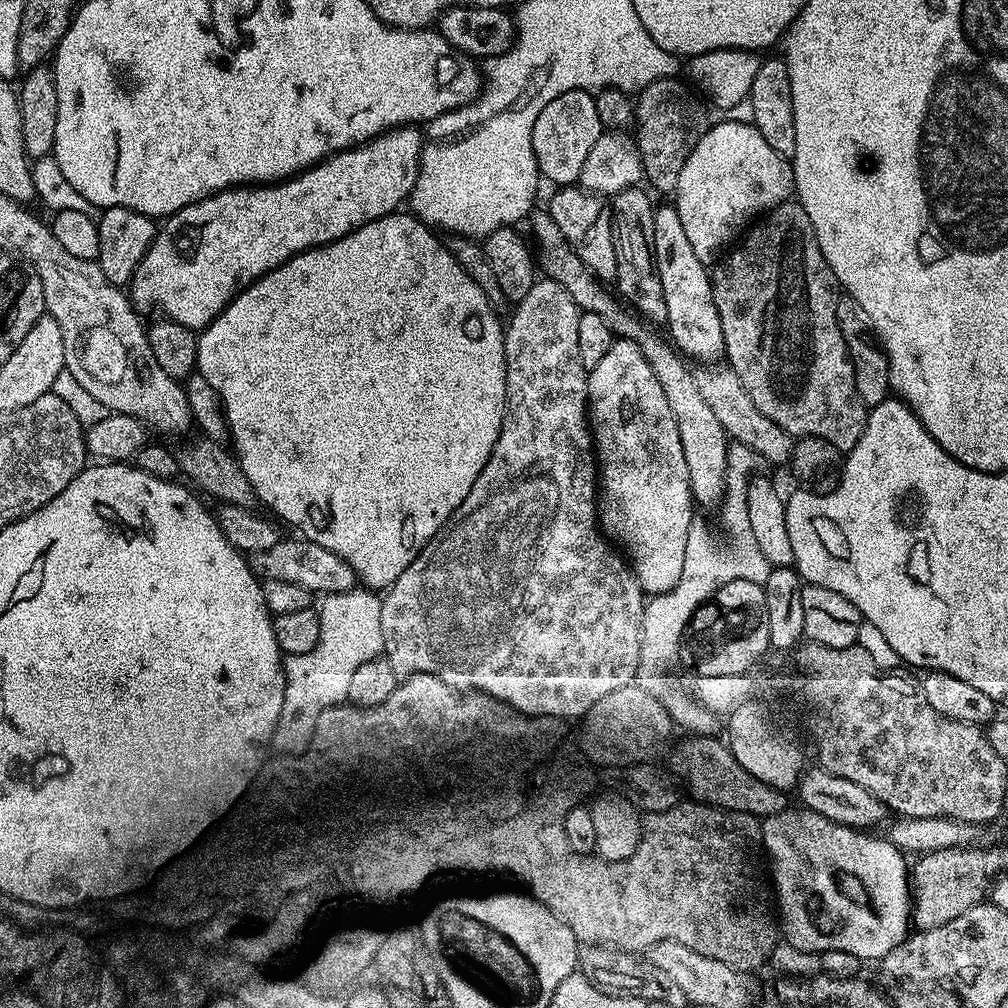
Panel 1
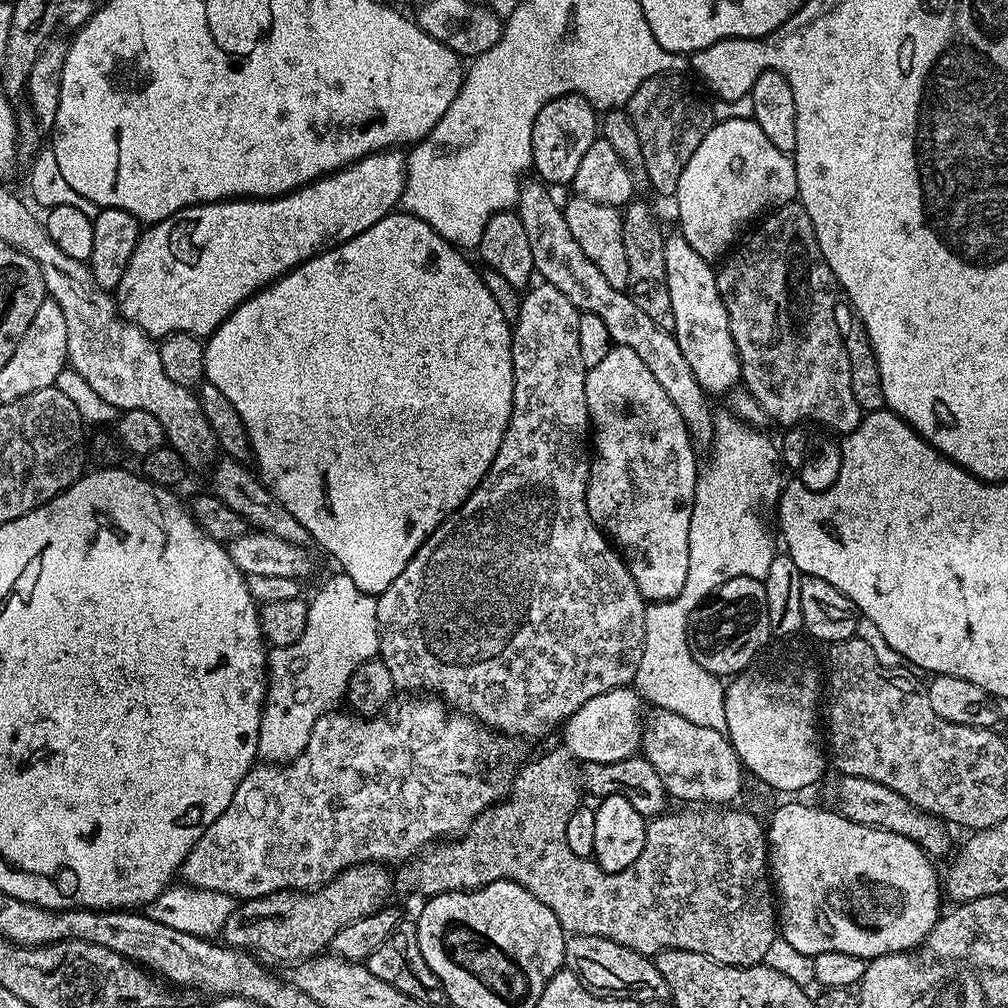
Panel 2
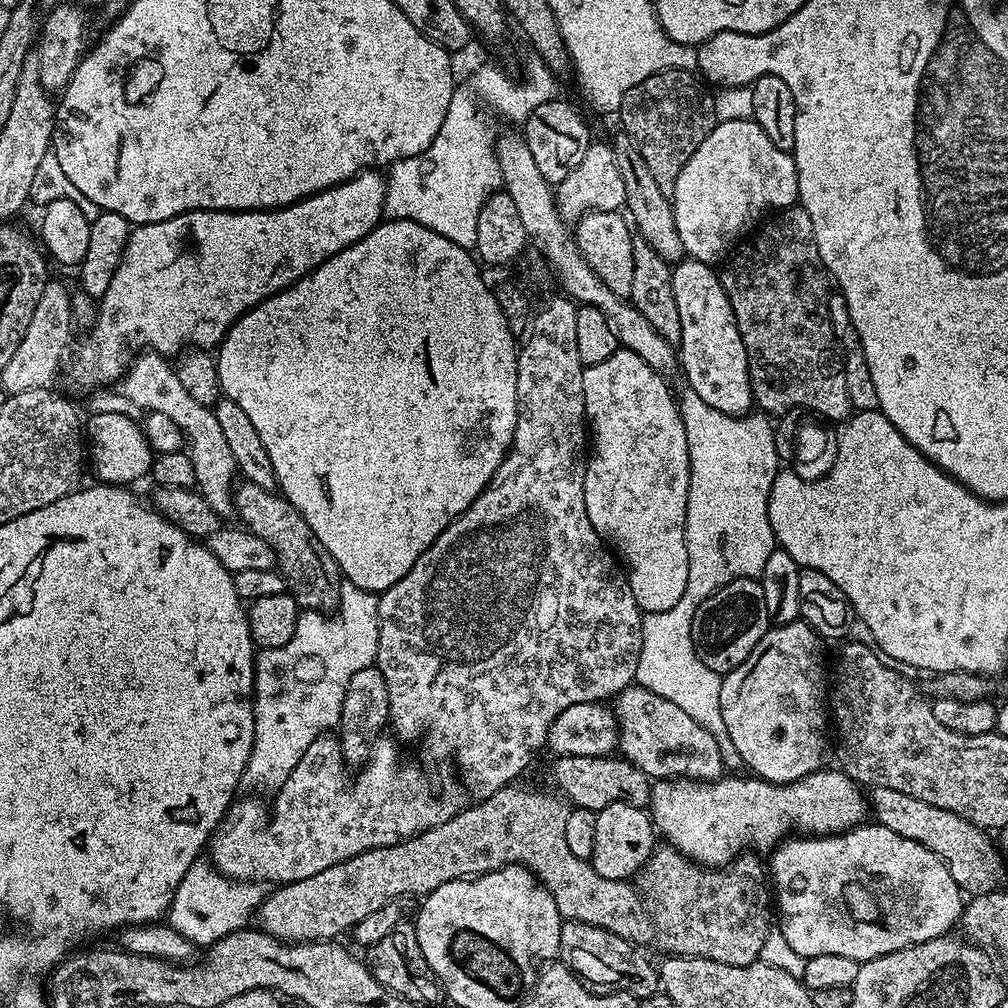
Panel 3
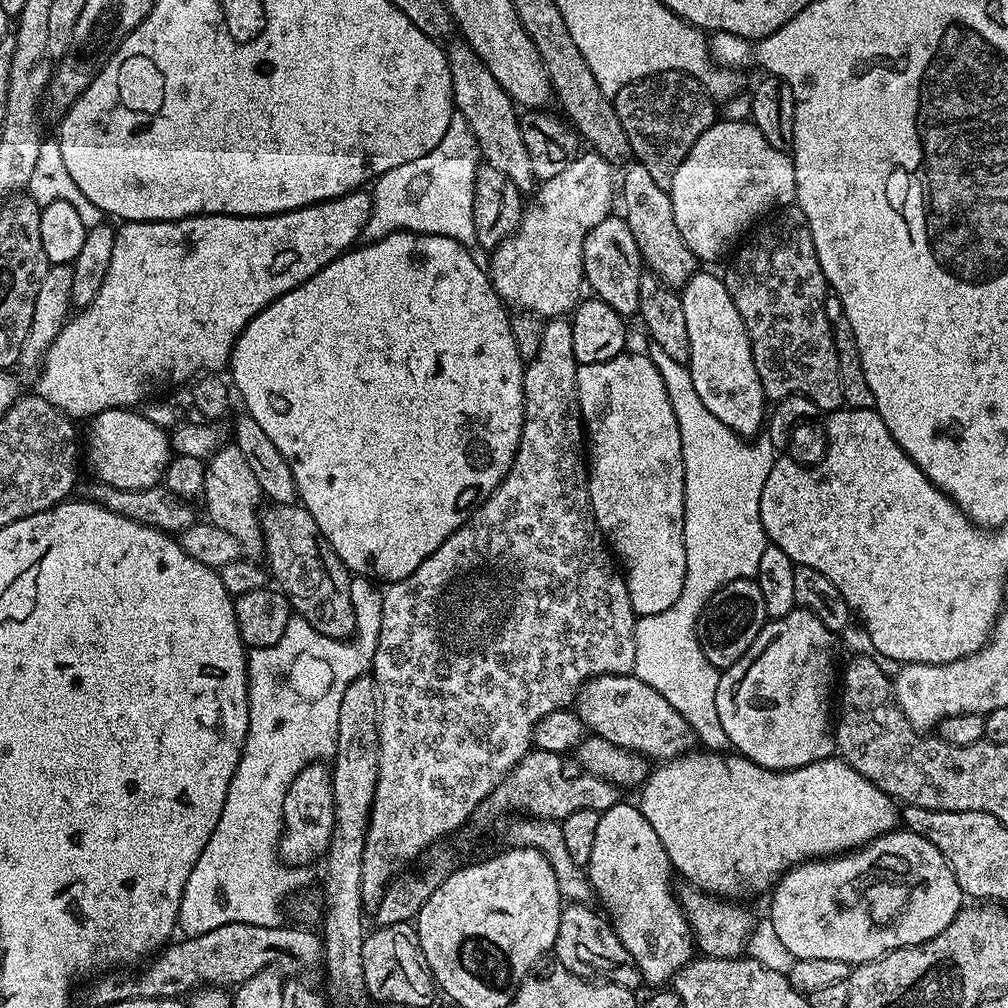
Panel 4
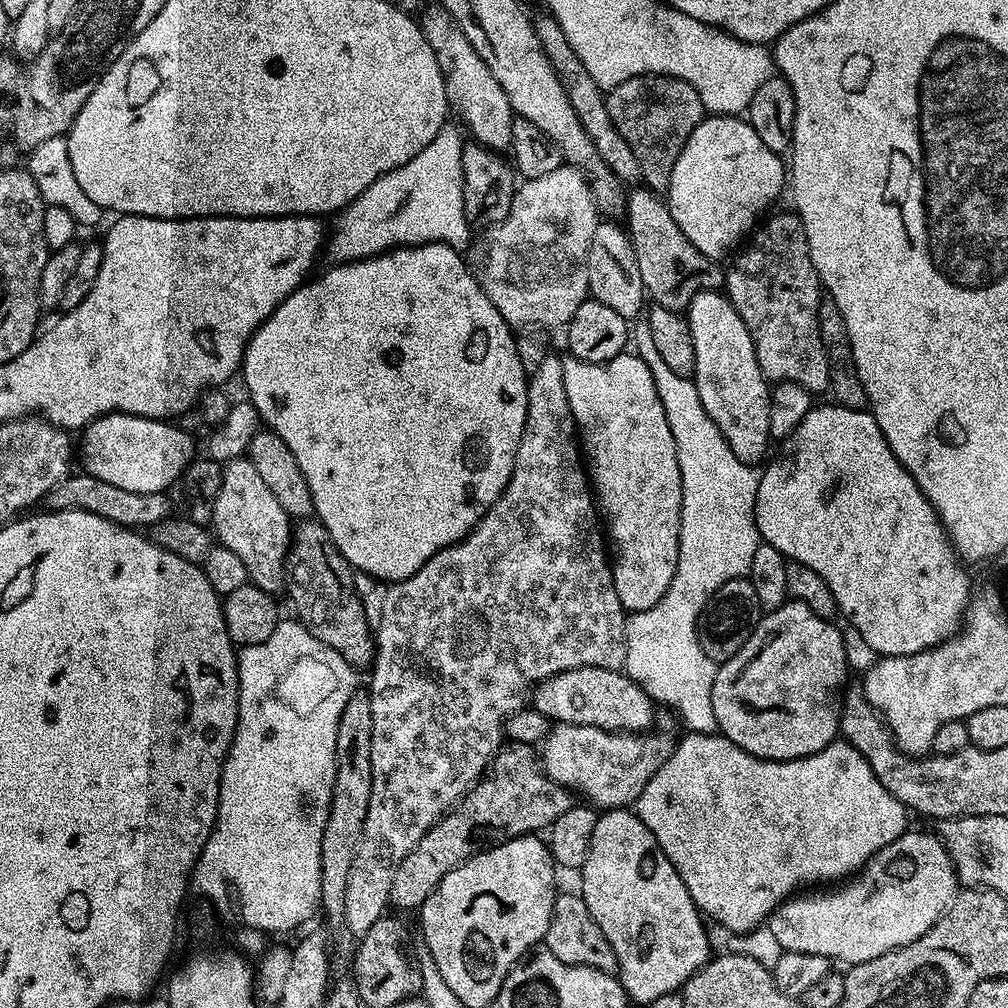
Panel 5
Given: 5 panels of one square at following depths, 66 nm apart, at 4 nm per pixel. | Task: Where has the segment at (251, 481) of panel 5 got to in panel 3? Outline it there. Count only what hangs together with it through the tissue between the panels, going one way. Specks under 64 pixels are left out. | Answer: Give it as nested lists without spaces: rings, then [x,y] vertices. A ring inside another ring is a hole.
[[[151,350],[139,353],[140,357],[133,359],[123,377],[123,395],[130,397],[137,409],[144,408],[148,412],[166,414],[170,422],[177,424],[184,432],[184,437],[190,445],[190,455],[194,462],[196,484],[201,496],[221,518],[228,518],[234,512],[234,485],[238,480],[238,469],[234,450],[230,450],[226,442],[226,434],[222,434],[222,426],[218,422],[212,408],[204,408],[190,394],[186,394],[186,386],[178,382],[173,365],[165,357]]]

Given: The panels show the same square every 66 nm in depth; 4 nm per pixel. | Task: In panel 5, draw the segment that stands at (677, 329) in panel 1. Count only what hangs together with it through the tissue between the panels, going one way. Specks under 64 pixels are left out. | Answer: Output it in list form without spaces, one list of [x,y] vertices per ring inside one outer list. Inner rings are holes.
[[[720,290],[699,292],[688,304],[686,319],[694,342],[698,398],[702,398],[706,414],[714,418],[714,426],[722,430],[722,438],[726,438],[737,458],[743,464],[759,465],[759,460],[769,455],[772,393],[770,381],[758,366],[750,330],[746,330],[746,322]]]

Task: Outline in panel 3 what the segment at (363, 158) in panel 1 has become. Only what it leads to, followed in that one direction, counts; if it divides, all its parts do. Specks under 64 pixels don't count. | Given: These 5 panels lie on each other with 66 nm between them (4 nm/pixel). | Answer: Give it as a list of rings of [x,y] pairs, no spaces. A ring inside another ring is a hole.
[[[369,170],[358,172],[352,179],[343,180],[332,188],[315,192],[296,204],[287,204],[285,208],[254,212],[183,212],[169,220],[133,227],[128,234],[122,262],[118,270],[114,270],[106,294],[99,297],[96,325],[80,345],[75,345],[73,382],[87,390],[115,385],[112,383],[116,379],[117,383],[125,375],[130,363],[128,347],[147,346],[165,358],[171,357],[171,352],[215,349],[232,325],[251,308],[257,308],[269,296],[307,276],[322,261],[370,234],[384,216],[387,189],[385,177],[379,171]]]

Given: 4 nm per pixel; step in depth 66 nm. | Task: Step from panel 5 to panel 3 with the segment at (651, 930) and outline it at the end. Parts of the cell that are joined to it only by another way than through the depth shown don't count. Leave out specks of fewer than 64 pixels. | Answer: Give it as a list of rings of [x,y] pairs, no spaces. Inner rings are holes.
[[[614,802],[596,813],[594,850],[590,863],[602,878],[627,880],[639,873],[652,856],[657,844],[658,833],[652,823],[651,815],[645,809]]]

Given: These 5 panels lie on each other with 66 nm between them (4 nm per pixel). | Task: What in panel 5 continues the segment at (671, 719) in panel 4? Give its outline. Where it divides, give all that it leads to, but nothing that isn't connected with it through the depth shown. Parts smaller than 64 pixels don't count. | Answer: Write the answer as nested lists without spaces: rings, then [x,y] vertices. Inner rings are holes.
[[[582,666],[560,672],[557,676],[542,680],[535,685],[530,700],[531,703],[536,703],[533,704],[535,711],[541,712],[552,722],[574,726],[598,726],[607,732],[639,732],[641,734],[647,733],[653,727],[651,726],[652,707],[654,707],[652,697],[639,684],[635,684],[627,674],[615,668]]]

